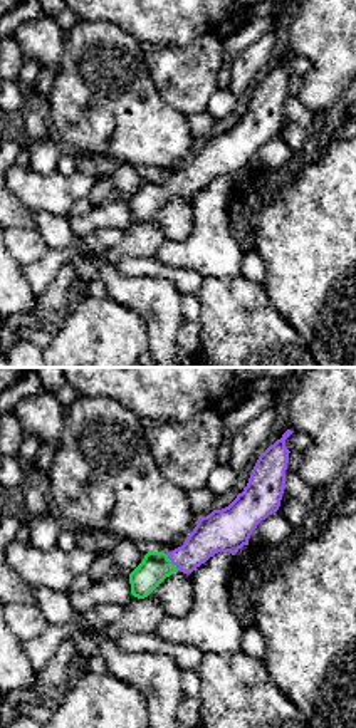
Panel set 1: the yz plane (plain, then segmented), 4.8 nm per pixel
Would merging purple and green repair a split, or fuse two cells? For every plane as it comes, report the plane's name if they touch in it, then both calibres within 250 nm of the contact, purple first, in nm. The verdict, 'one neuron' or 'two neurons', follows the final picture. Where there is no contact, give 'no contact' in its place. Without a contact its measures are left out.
yz | 180/140 nm

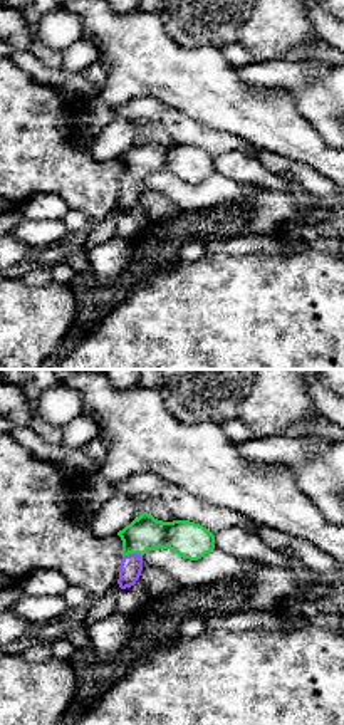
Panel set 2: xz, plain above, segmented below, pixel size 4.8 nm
xz | 110/170 nm

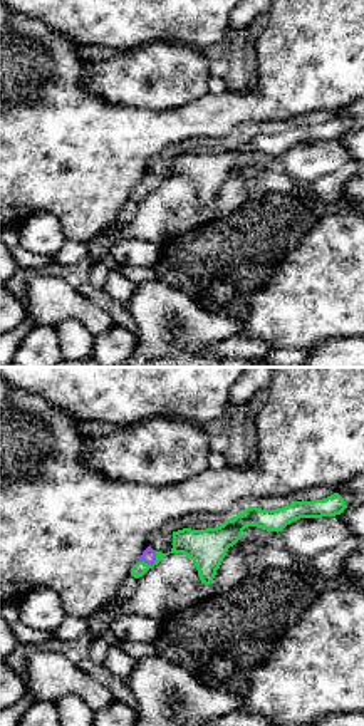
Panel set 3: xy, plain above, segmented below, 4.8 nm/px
xy | 70/150 nm

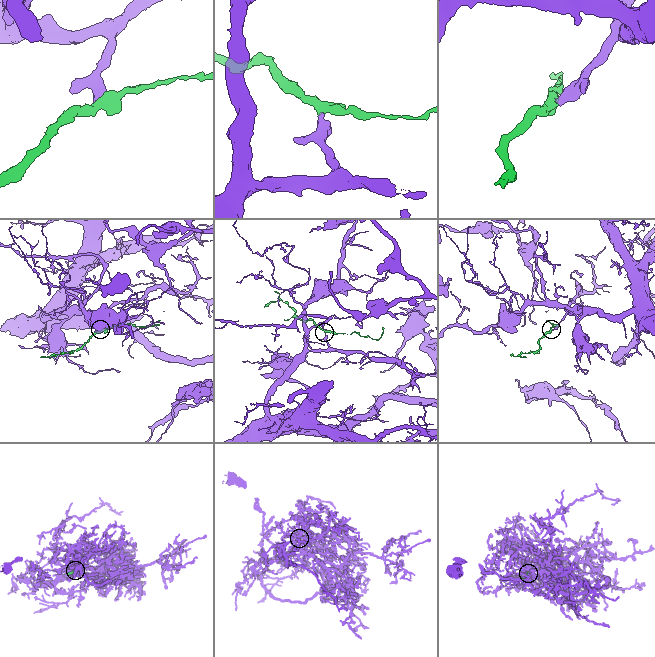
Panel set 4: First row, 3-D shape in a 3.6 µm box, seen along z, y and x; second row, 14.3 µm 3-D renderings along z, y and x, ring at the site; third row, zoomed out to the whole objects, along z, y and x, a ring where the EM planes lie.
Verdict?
one neuron

